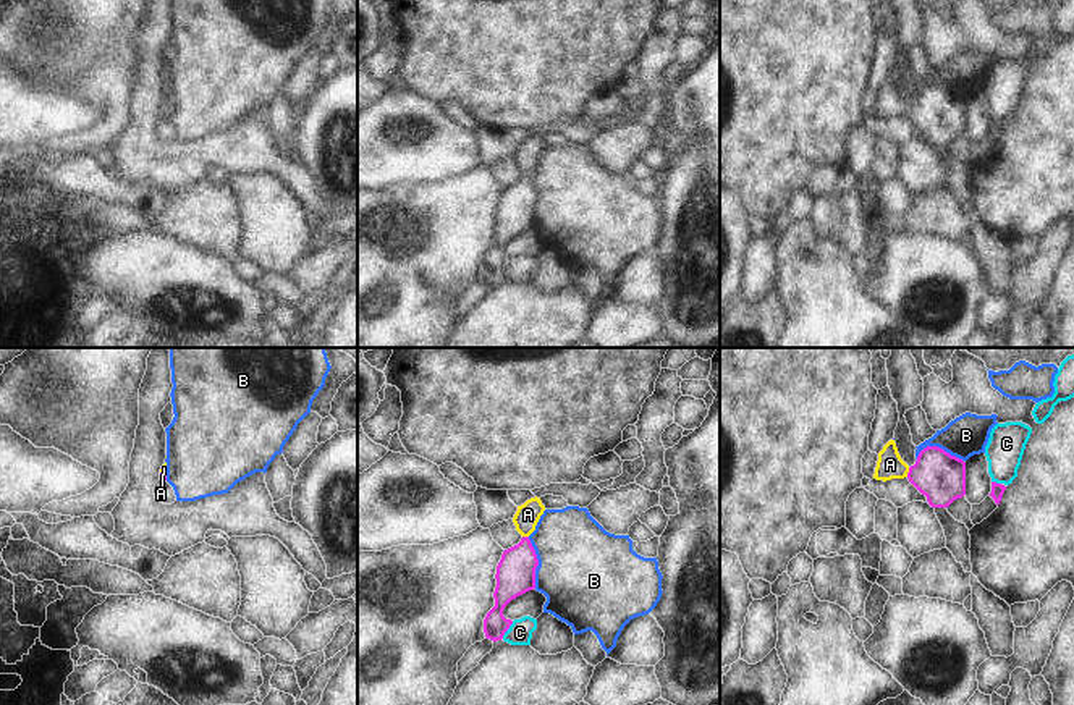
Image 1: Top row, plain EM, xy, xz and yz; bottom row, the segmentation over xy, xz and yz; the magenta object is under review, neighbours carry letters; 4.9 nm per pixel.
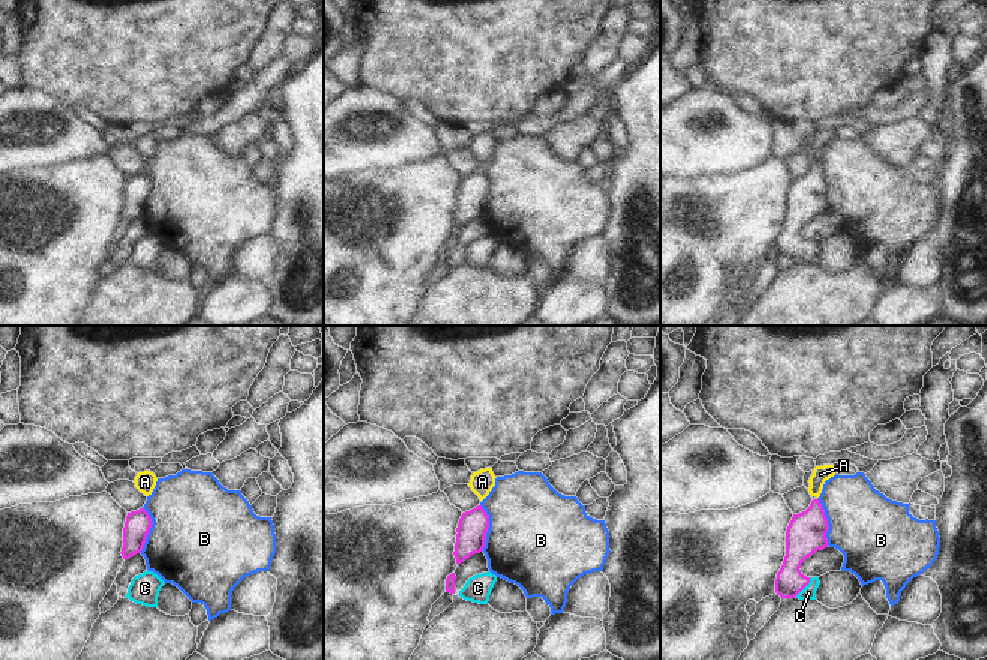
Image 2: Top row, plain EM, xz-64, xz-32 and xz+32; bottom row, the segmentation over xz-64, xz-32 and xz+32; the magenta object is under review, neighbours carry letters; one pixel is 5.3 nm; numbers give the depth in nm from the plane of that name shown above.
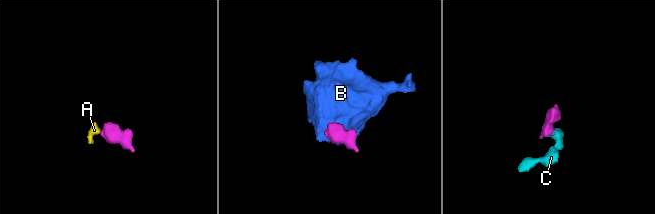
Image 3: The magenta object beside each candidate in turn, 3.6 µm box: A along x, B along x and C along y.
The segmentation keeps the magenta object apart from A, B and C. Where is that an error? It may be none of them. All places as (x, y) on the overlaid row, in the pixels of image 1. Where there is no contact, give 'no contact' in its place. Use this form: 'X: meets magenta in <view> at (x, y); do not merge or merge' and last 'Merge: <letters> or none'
A: meets magenta in yz at (908, 472); merge
B: meets magenta in xz at (537, 563); do not merge
C: meets magenta in xz at (508, 628); merge
Merge: A, C

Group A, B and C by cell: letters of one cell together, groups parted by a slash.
A C / B

